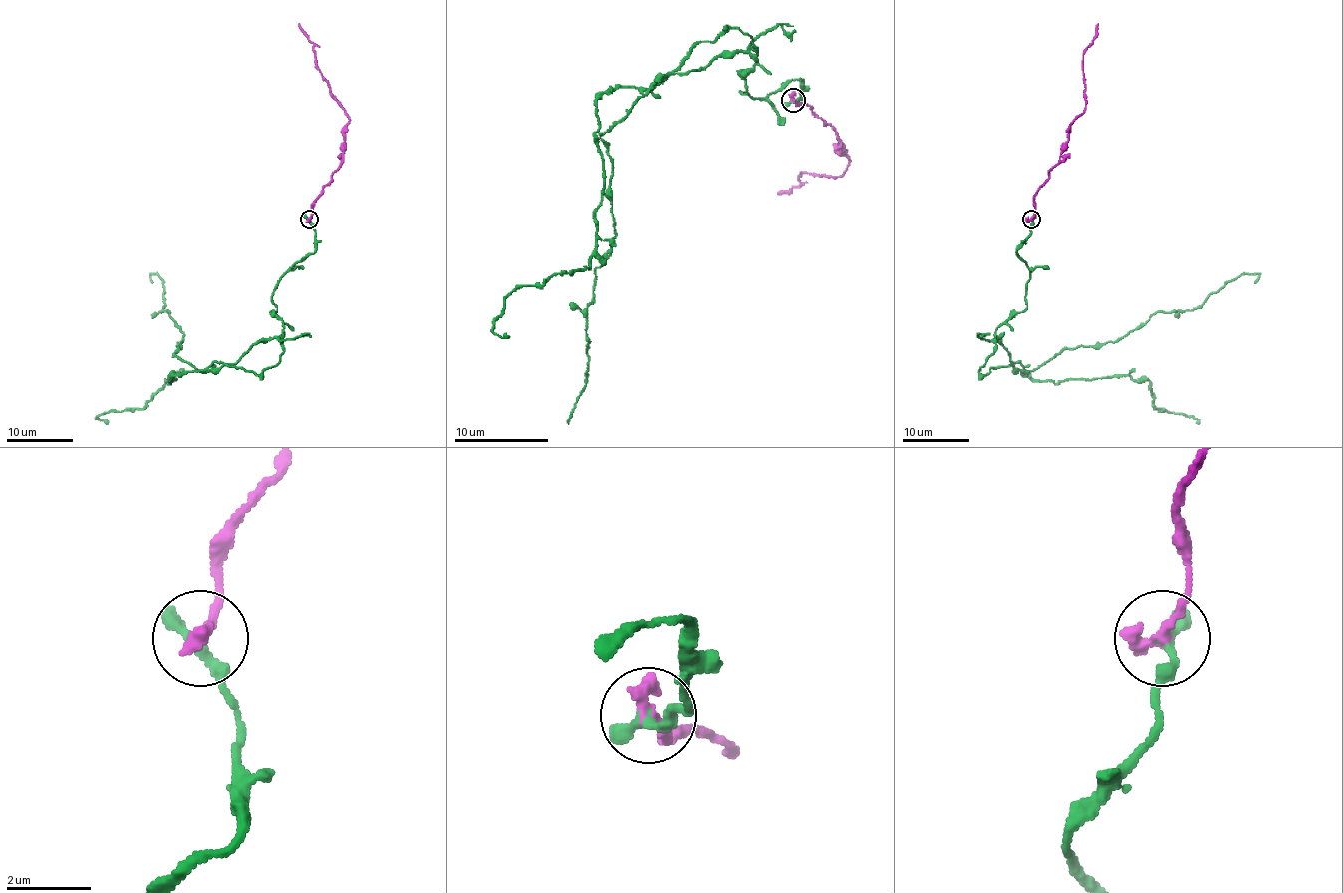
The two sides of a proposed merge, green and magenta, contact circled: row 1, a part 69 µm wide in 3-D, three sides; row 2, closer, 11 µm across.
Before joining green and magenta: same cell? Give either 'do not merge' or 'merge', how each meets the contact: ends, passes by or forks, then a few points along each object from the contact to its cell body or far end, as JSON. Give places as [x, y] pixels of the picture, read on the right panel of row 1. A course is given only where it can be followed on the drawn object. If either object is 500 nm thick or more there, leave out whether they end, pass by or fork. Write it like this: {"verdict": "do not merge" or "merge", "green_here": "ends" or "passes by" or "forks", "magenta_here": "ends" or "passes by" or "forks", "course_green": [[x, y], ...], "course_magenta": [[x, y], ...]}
{"verdict": "do not merge", "green_here": "ends", "magenta_here": "ends", "course_green": [[1031, 220], [1016, 251], [1026, 305], [995, 338], [1025, 371], [1198, 308], [1245, 273], [1255, 283]], "course_magenta": [[1031, 220], [1033, 196], [1058, 161], [1068, 140], [1068, 126], [1085, 108], [1083, 51], [1091, 43], [1098, 23]]}

